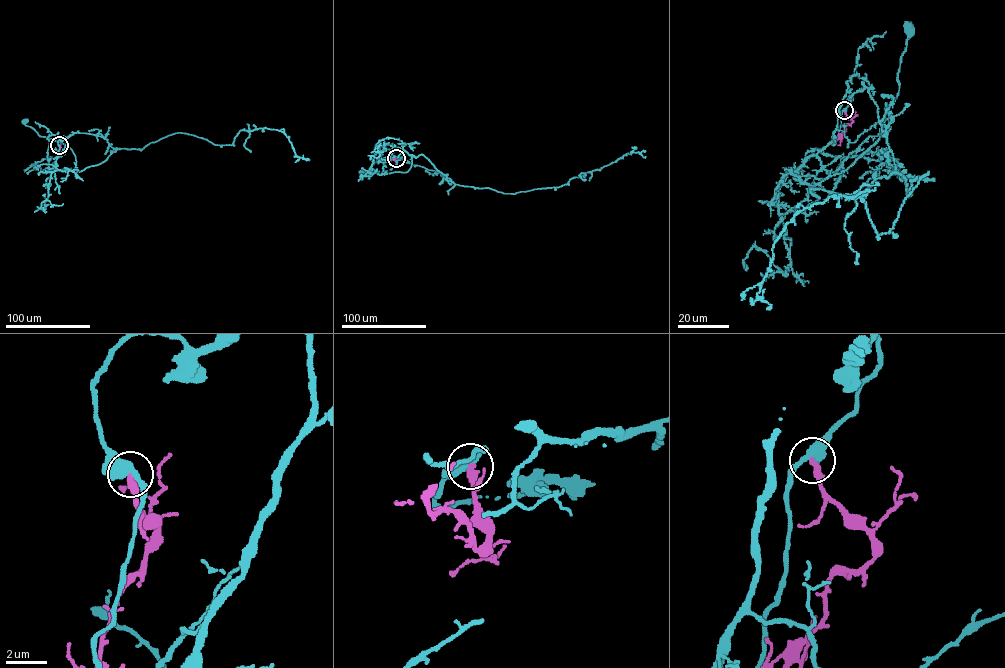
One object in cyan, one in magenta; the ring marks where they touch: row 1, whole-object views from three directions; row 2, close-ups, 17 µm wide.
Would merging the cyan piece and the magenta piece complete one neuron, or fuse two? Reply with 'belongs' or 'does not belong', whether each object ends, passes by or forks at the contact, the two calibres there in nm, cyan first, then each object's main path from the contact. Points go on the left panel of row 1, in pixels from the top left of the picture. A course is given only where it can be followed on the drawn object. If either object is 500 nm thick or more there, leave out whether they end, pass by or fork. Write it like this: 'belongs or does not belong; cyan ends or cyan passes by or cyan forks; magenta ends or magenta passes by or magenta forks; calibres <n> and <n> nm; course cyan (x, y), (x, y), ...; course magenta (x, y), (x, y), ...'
does not belong; cyan passes by; magenta ends; calibres 440 and 360 nm; course cyan (59, 145), (86, 133), (116, 150), (79, 171), (71, 149), (24, 121); course magenta (59, 145), (55, 158)

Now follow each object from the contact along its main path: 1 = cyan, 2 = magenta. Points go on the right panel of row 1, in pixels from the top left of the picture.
1: (844, 110), (869, 89), (895, 170), (853, 195), (810, 190), (818, 197), (814, 186), (880, 137), (908, 29)
2: (844, 110), (852, 123), (846, 125), (838, 145)

